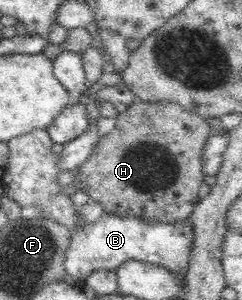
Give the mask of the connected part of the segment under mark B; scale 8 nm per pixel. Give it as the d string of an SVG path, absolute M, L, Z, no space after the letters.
M103 213L93 223L85 224L77 233L73 234L71 245L66 252L64 269L66 274L79 282L86 280L93 271L116 271L121 263L134 260L165 267L169 272L186 280L193 247L194 228L190 217L181 220L181 223L150 223L149 220L143 220L141 217Z

